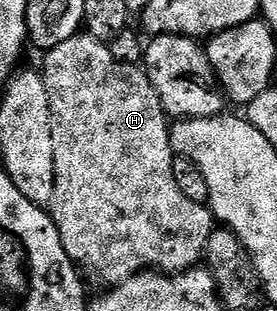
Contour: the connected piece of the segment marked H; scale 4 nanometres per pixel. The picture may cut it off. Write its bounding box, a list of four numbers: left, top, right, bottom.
[41,34,217,286]

